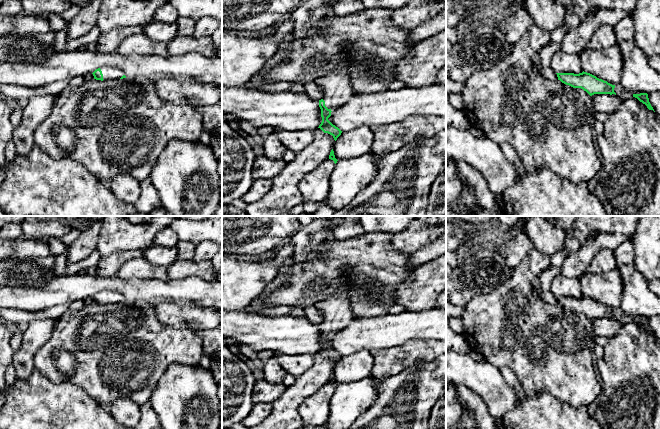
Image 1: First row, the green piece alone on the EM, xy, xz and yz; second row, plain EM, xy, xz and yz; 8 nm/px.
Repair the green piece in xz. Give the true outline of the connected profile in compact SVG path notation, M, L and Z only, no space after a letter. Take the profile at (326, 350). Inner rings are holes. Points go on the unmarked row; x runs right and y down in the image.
M345 266L342 271L343 274L337 283L337 293L316 305L323 319L322 323L319 324L322 346L318 352L324 357L332 359L335 365L342 355L333 349L328 342L334 333L348 326L354 318L349 297L349 289L352 285L349 274L352 269L349 266Z

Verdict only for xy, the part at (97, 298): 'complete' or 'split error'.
split error

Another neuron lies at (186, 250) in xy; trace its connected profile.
M178 241L176 242L178 254L176 261L189 261L193 260L196 245L189 241Z

